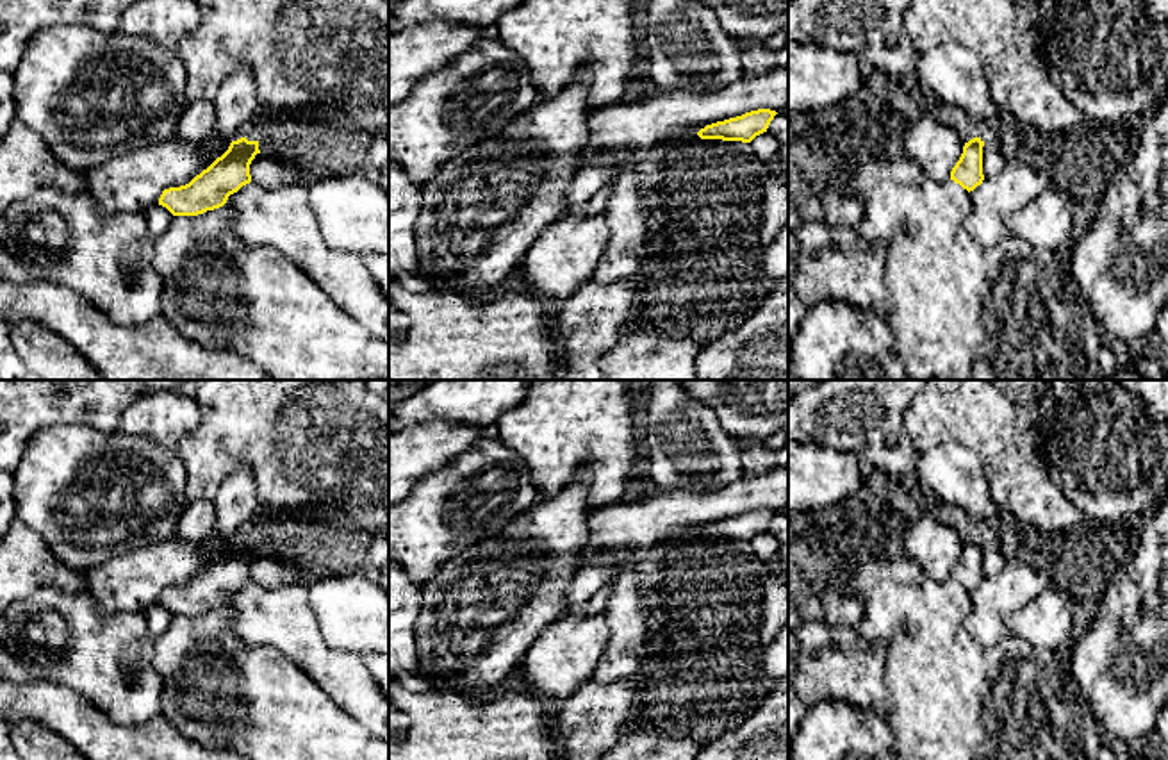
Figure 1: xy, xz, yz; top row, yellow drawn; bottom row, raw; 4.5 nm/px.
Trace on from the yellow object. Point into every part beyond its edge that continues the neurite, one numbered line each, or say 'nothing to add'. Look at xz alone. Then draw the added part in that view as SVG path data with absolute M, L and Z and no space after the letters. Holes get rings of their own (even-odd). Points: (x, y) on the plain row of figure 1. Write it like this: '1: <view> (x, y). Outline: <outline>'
nothing to add

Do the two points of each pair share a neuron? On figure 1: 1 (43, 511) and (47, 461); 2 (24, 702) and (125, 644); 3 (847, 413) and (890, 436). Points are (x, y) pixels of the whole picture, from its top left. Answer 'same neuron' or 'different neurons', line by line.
1: same neuron
2: different neurons
3: same neuron

